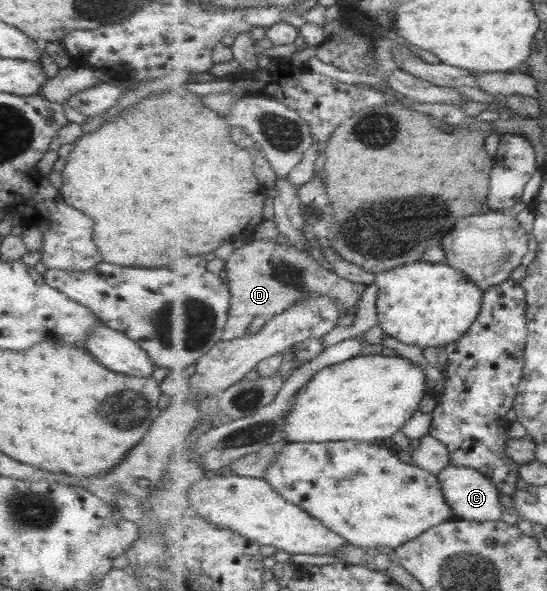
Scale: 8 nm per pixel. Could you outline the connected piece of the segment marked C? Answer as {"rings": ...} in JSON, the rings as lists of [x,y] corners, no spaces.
{"rings":[[[448,466],[439,474],[439,482],[442,483],[444,495],[448,504],[456,512],[460,520],[474,520],[479,522],[496,521],[505,513],[500,503],[500,489],[491,480],[490,476],[484,475],[482,471],[471,467]]]}

